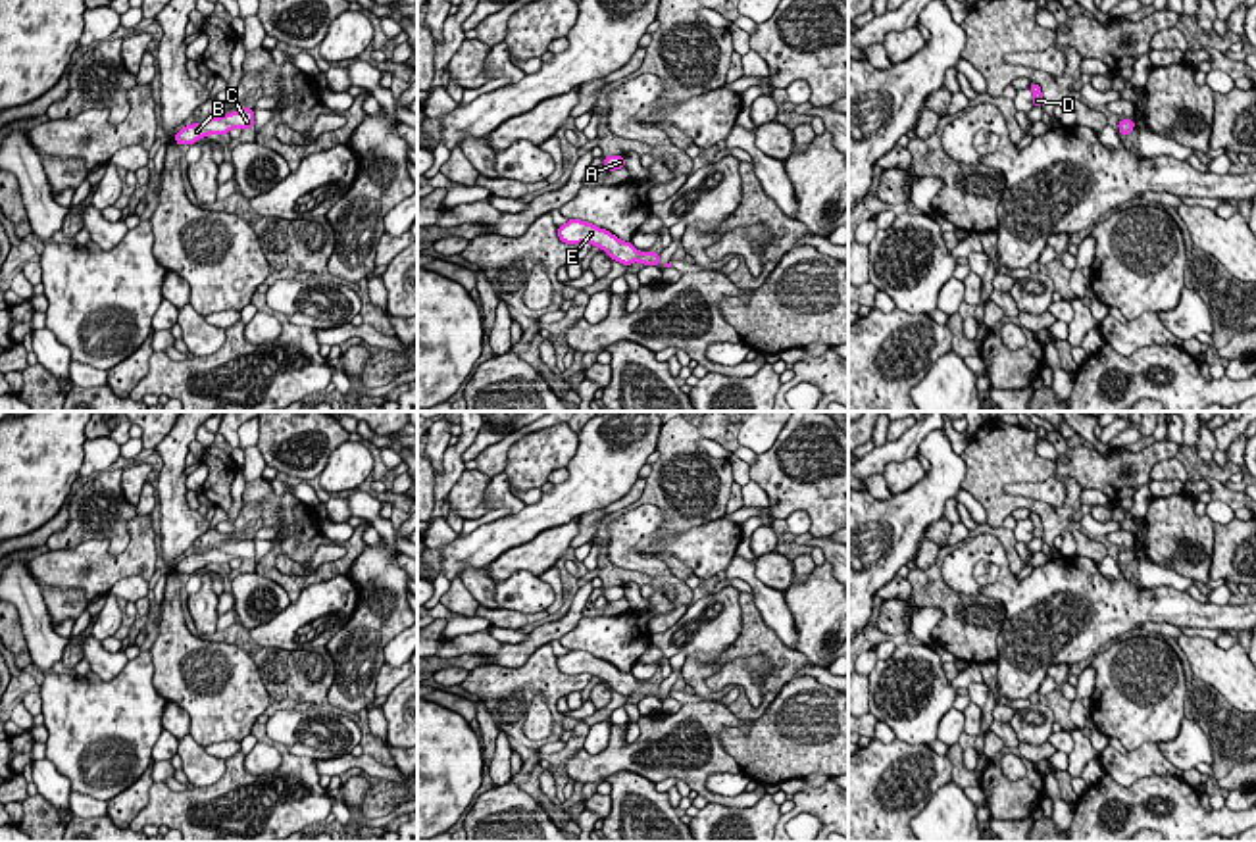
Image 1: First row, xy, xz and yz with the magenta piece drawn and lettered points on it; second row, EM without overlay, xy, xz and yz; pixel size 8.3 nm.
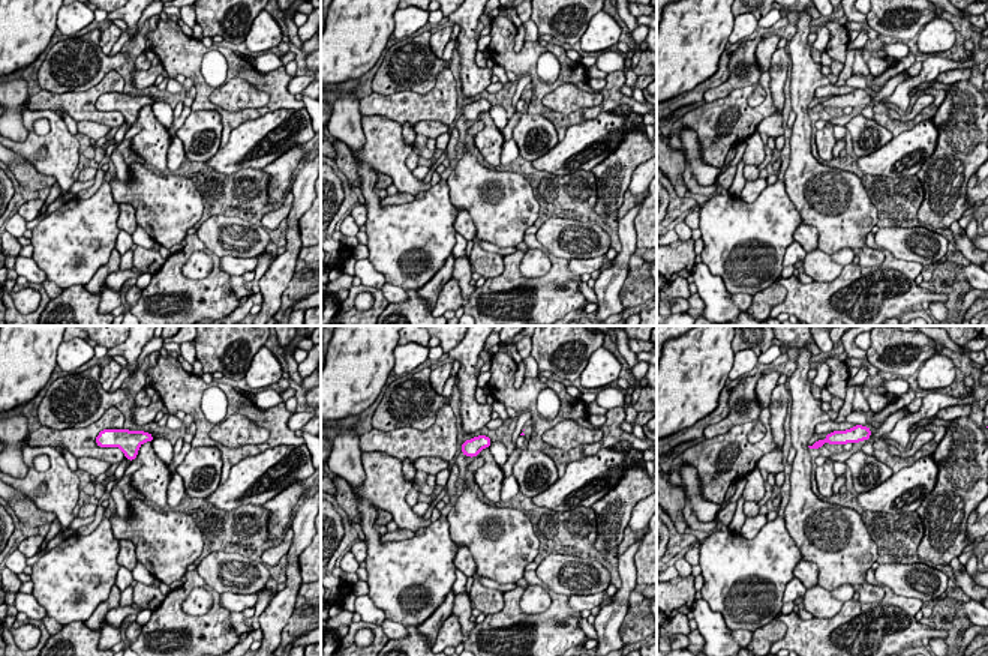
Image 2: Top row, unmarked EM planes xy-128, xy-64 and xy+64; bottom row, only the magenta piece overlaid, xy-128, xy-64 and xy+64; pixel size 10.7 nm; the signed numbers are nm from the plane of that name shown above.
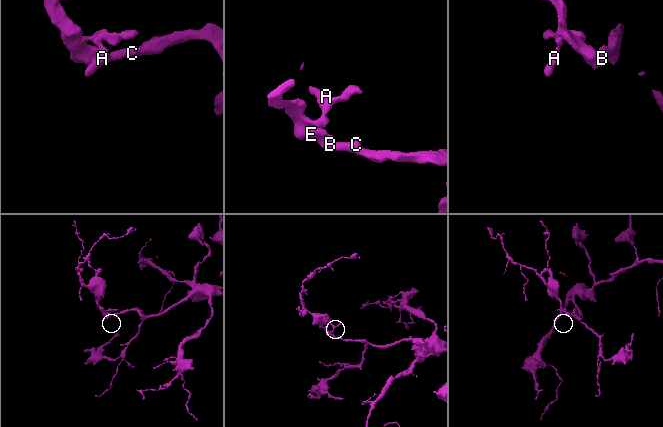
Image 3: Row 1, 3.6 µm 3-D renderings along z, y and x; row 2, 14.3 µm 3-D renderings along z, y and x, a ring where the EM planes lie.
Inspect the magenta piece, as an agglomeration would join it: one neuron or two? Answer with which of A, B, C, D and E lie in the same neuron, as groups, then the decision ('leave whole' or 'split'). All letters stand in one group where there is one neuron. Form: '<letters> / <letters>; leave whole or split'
A B C D E; leave whole

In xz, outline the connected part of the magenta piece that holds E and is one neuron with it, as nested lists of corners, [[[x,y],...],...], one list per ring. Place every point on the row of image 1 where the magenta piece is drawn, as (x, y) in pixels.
[[[569,219],[565,225],[560,225],[558,236],[565,244],[590,242],[592,246],[602,248],[610,260],[615,260],[623,265],[631,265],[635,260],[644,265],[660,265],[660,254],[639,252],[633,242],[623,242],[610,231],[581,219]]]

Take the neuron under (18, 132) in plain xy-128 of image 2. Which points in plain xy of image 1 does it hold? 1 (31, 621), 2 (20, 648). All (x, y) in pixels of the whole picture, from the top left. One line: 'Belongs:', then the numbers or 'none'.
Belongs: 1

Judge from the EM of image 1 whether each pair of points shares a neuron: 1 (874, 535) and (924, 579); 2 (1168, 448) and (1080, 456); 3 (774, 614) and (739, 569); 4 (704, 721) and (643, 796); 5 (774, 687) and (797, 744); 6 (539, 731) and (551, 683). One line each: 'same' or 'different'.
1: different
2: same
3: same
4: different
5: different
6: different

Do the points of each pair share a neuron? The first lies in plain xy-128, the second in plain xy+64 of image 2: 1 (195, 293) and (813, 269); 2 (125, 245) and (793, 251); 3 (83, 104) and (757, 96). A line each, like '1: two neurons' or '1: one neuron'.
1: two neurons
2: one neuron
3: two neurons

